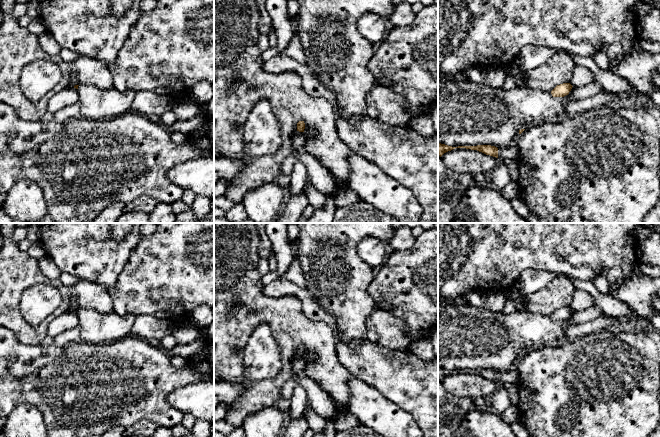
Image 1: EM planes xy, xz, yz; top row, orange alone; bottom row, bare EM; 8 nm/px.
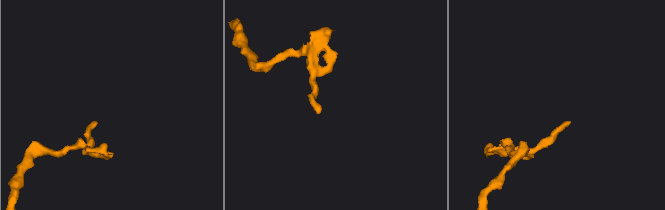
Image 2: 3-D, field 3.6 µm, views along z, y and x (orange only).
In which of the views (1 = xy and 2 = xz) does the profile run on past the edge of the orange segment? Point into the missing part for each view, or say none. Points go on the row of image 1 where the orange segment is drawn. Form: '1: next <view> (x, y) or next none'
1: next none
2: next none

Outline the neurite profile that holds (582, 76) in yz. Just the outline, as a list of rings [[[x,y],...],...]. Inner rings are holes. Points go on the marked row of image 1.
[[[576,65],[570,84],[573,87],[581,87],[592,83],[595,80],[595,75],[589,69]]]

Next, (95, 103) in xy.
[[[93,85],[78,86],[81,117],[104,120],[130,111],[135,91],[118,91],[116,88],[101,89]]]

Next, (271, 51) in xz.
[[[269,47],[267,50],[262,52],[262,60],[266,62],[277,54],[278,54],[277,47]]]

